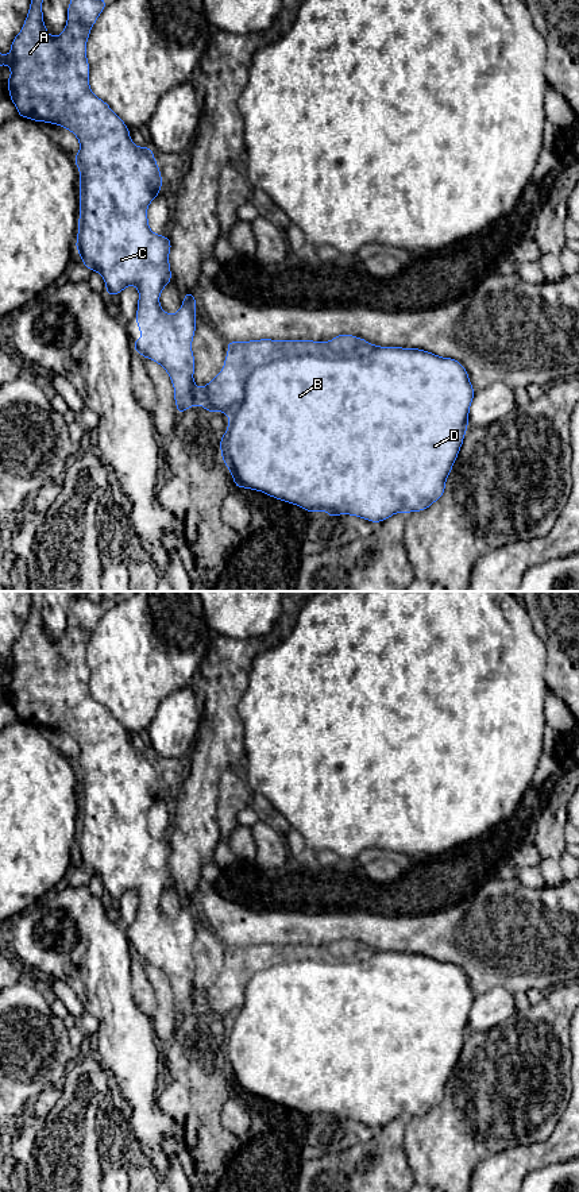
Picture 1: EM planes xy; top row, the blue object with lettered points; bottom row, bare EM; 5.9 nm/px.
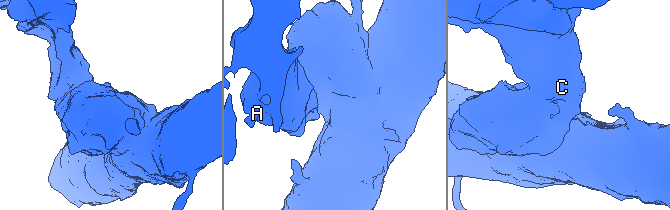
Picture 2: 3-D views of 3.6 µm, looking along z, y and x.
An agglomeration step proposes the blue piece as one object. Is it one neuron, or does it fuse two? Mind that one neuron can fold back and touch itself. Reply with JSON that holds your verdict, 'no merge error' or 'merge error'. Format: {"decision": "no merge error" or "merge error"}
{"decision": "merge error"}

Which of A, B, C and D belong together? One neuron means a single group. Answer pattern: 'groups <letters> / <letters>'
groups A C / B D

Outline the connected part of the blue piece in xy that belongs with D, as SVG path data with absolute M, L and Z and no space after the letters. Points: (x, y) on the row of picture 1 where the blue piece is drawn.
M341 333L329 343L341 355L340 358L286 356L258 366L248 377L246 396L240 405L228 414L228 428L220 439L221 458L235 486L262 491L273 498L297 505L310 514L317 510L327 512L331 520L339 514L350 514L371 522L381 522L395 513L428 509L444 494L447 477L453 467L468 428L468 413L475 394L468 371L456 359L443 358L420 348L378 347L367 356L344 356L343 354L351 351L358 343L354 335Z

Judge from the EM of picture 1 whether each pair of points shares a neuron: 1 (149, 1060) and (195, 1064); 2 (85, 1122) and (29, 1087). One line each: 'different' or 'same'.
1: different
2: different

